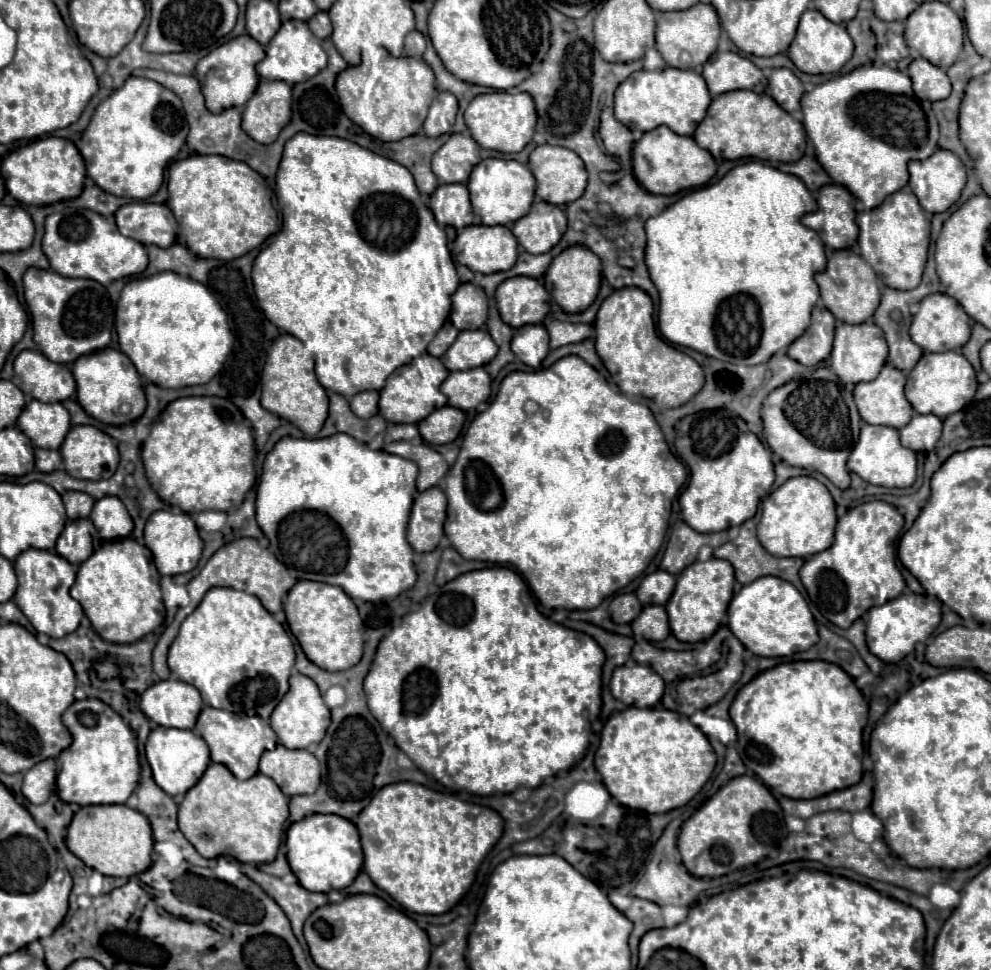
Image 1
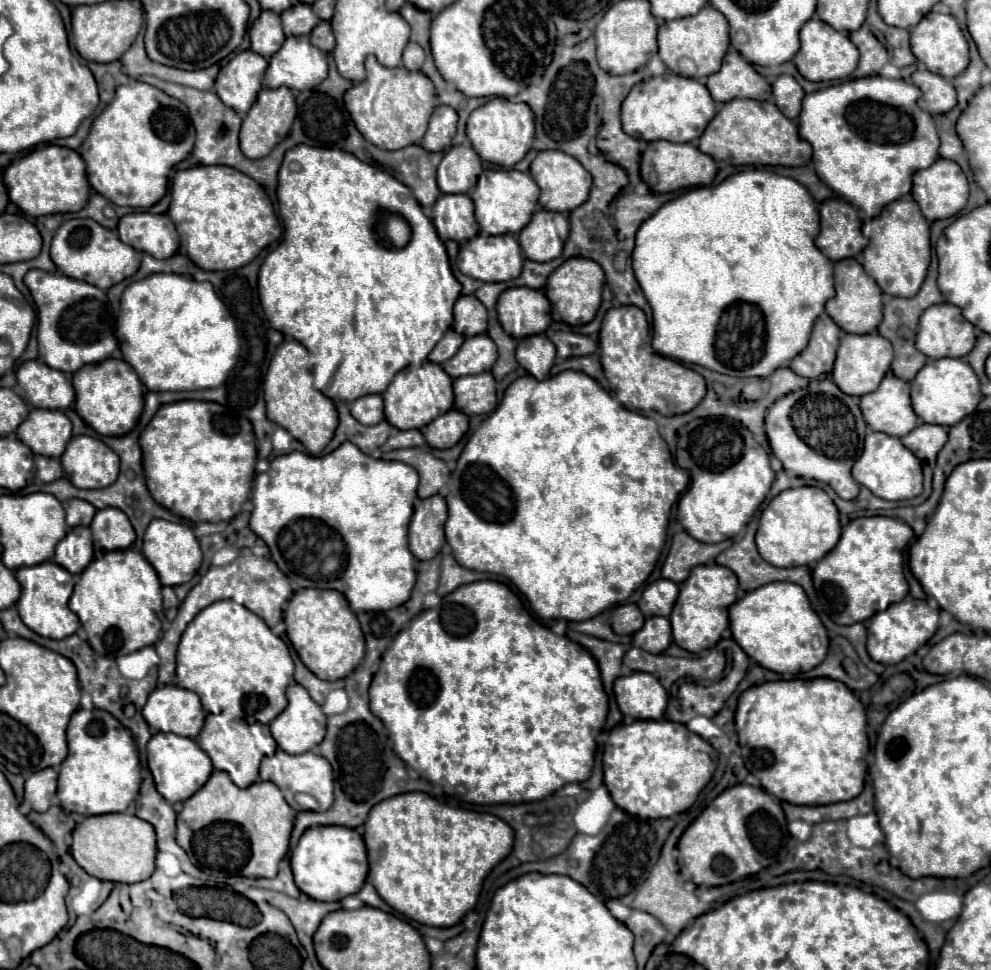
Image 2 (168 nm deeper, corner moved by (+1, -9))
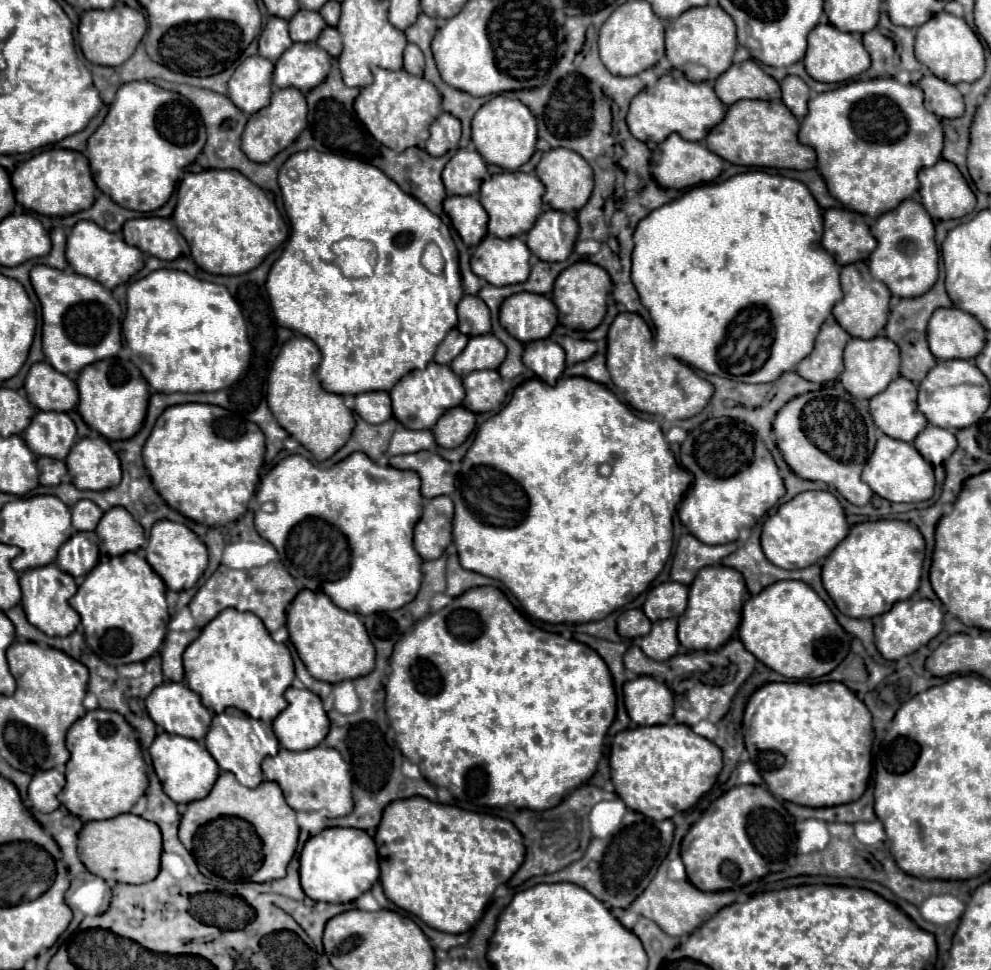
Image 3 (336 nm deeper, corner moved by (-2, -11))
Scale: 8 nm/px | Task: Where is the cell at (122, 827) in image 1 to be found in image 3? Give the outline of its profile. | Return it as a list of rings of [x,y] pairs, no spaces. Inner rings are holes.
[[[120,814],[112,820],[86,822],[78,834],[78,856],[82,864],[108,884],[144,884],[158,876],[162,854],[160,828],[140,816]]]

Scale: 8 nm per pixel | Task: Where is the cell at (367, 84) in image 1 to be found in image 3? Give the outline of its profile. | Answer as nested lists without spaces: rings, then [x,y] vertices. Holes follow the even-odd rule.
[[[372,68],[374,82],[360,90],[354,100],[354,110],[366,130],[384,146],[394,152],[420,146],[428,140],[428,128],[442,112],[442,96],[436,86],[422,76],[412,76],[404,70],[392,72],[384,68]]]

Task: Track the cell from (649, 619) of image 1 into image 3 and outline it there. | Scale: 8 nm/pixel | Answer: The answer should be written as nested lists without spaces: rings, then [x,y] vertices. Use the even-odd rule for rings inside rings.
[[[674,618],[656,620],[652,624],[650,634],[642,636],[638,644],[644,650],[644,654],[650,654],[652,660],[668,660],[680,648],[680,642],[676,638],[676,628],[678,628],[678,622]]]

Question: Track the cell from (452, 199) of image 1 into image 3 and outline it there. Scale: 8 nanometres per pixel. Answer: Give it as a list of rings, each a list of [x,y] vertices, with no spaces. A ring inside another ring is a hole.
[[[448,196],[444,212],[466,246],[476,246],[486,236],[488,214],[474,196]]]

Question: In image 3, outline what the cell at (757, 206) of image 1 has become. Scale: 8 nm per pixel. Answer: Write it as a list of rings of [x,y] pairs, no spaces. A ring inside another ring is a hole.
[[[746,172],[746,174],[736,174],[720,184],[696,186],[688,190],[680,200],[672,200],[652,210],[644,220],[640,220],[634,232],[636,246],[632,252],[632,282],[654,322],[656,350],[660,354],[674,356],[688,366],[736,382],[750,382],[750,384],[774,382],[782,372],[792,370],[804,356],[812,352],[822,322],[830,316],[834,304],[842,298],[840,280],[838,280],[840,266],[832,260],[832,256],[828,256],[828,252],[824,252],[824,248],[820,248],[822,230],[824,230],[822,210],[812,198],[810,190],[798,180],[768,172]]]

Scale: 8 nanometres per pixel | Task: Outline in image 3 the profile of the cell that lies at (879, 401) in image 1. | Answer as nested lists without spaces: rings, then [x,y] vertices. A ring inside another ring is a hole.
[[[902,376],[888,384],[888,388],[870,398],[870,414],[874,424],[890,438],[912,442],[928,420],[916,408],[916,384]]]

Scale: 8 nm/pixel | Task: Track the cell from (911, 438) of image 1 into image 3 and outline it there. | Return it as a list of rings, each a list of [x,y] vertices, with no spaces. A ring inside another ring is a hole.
[[[928,424],[912,442],[916,446],[916,450],[932,464],[932,466],[942,466],[948,456],[954,452],[956,448],[956,438],[950,430],[944,428],[936,428],[932,424]]]

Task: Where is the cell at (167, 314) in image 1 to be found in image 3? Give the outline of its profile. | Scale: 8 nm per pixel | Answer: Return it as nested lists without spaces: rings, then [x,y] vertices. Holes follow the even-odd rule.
[[[156,270],[128,286],[122,332],[132,352],[130,360],[156,392],[216,392],[232,386],[250,362],[246,322],[230,292],[220,284],[198,280],[180,270]]]

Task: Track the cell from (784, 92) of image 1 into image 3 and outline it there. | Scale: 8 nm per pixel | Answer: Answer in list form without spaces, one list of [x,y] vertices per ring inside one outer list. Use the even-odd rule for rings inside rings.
[[[786,76],[780,82],[780,88],[782,88],[782,102],[798,120],[802,120],[808,112],[806,104],[810,98],[810,88],[806,86],[806,82],[800,80],[798,76]]]

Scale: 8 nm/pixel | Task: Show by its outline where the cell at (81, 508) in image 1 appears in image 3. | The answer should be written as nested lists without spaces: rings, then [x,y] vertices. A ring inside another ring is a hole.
[[[80,500],[72,508],[74,530],[94,530],[102,518],[102,510],[92,500]]]

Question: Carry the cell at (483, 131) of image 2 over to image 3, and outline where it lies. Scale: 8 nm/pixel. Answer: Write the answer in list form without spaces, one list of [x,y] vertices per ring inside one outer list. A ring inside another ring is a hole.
[[[496,96],[486,102],[472,120],[472,142],[480,156],[488,164],[496,164],[504,170],[518,170],[522,164],[530,160],[536,146],[536,118],[520,100],[510,100],[504,96]]]

